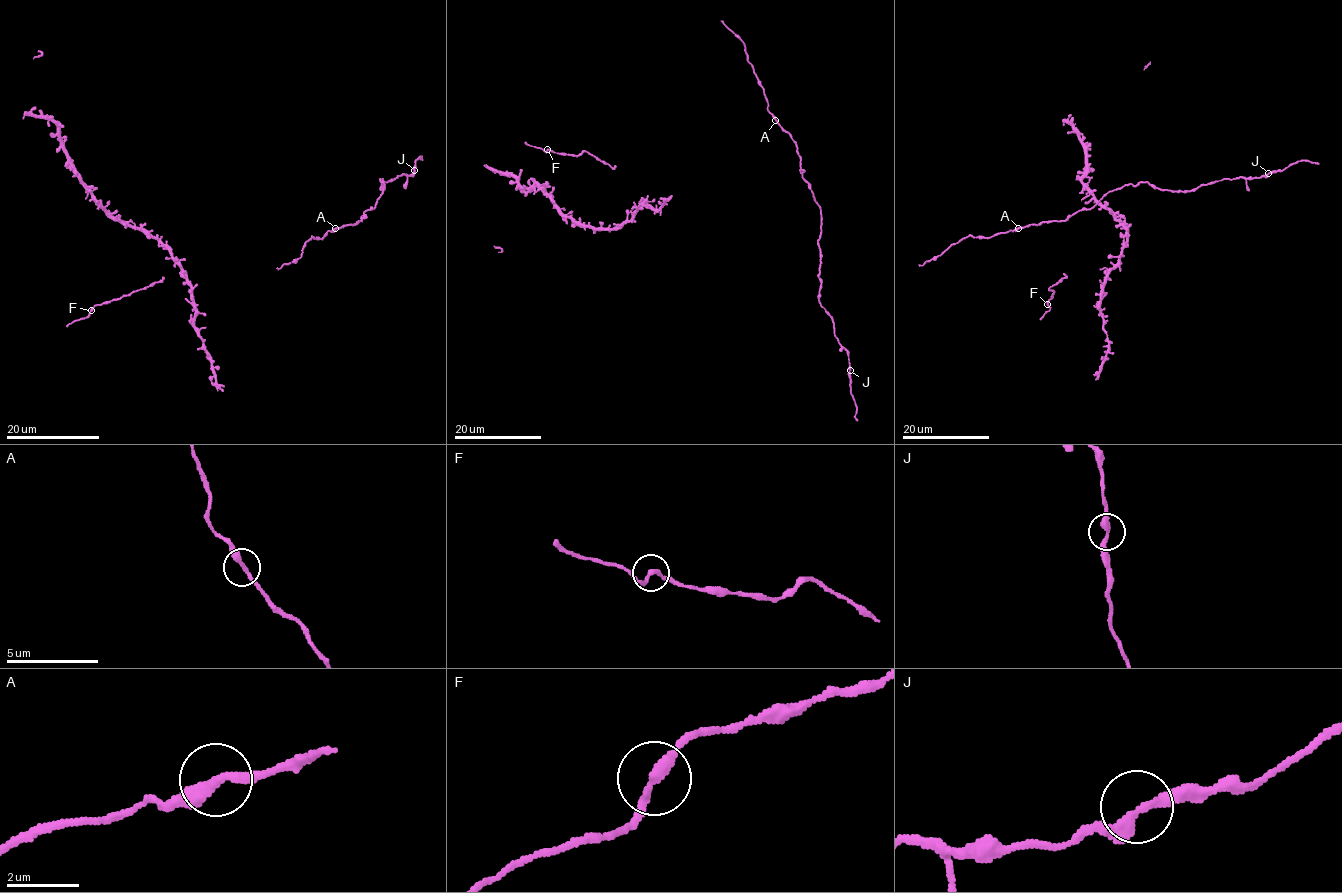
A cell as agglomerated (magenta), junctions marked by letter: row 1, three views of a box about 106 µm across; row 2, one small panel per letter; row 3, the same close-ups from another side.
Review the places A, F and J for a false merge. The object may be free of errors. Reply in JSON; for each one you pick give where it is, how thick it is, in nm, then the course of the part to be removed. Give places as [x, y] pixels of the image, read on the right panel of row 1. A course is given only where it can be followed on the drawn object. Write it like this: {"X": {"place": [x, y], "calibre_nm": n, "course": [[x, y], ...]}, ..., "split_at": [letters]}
{"split_at": []}

